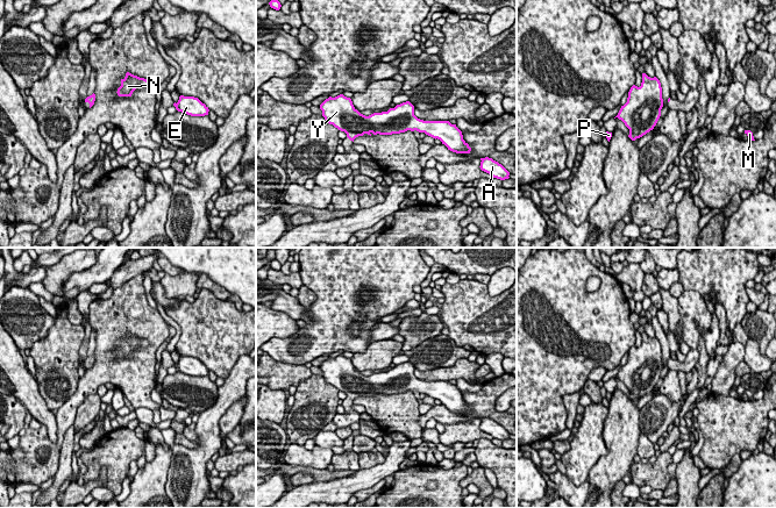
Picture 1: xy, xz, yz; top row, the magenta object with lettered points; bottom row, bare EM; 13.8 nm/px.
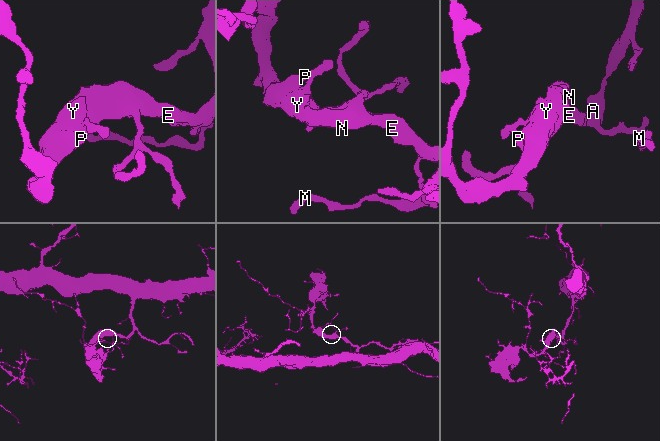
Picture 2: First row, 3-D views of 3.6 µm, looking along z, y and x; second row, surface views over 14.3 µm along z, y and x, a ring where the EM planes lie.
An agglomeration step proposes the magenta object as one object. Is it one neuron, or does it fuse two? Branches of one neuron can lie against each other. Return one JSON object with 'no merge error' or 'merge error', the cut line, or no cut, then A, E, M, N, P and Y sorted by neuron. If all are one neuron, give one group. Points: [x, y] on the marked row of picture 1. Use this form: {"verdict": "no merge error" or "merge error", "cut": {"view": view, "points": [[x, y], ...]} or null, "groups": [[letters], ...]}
{"verdict": "no merge error", "cut": null, "groups": [["A", "E", "M", "N", "P", "Y"]]}

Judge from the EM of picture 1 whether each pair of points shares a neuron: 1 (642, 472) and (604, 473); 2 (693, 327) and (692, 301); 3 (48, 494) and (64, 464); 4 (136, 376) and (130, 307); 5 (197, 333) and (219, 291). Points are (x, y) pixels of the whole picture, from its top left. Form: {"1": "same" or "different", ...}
{"1": "different", "2": "same", "3": "same", "4": "same", "5": "different"}

